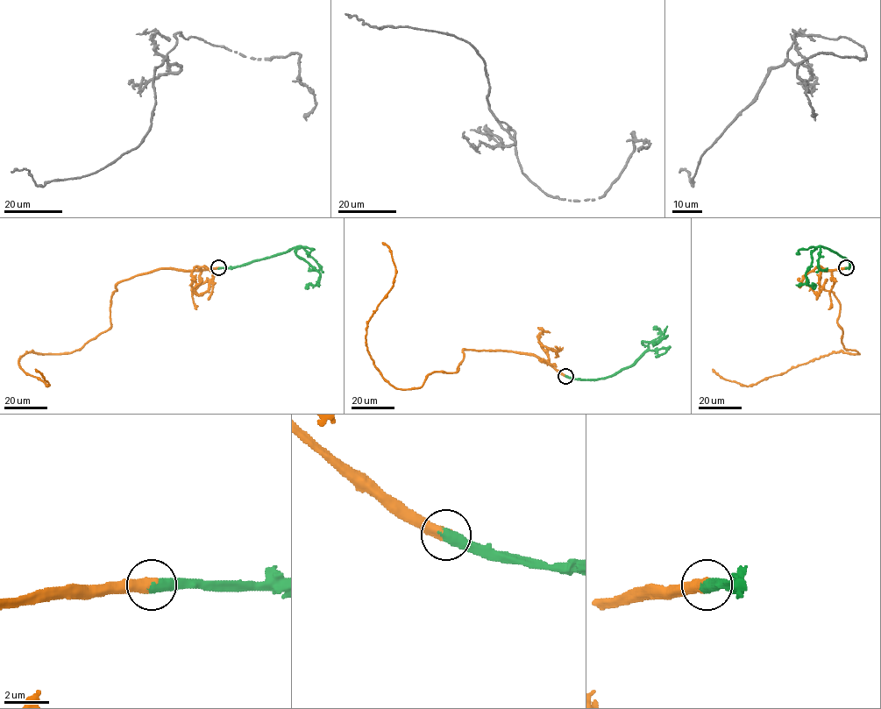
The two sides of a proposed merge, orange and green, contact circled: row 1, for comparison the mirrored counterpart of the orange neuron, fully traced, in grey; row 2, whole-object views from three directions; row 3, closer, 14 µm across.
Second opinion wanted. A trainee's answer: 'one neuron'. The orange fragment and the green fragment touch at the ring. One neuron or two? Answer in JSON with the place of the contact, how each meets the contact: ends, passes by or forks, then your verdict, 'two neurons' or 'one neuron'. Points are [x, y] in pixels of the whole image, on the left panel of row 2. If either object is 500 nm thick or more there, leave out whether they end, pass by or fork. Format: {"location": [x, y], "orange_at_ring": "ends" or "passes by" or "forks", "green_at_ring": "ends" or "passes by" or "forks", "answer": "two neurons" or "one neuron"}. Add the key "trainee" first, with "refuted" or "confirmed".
{"trainee": "confirmed", "location": [218, 267], "answer": "one neuron"}

